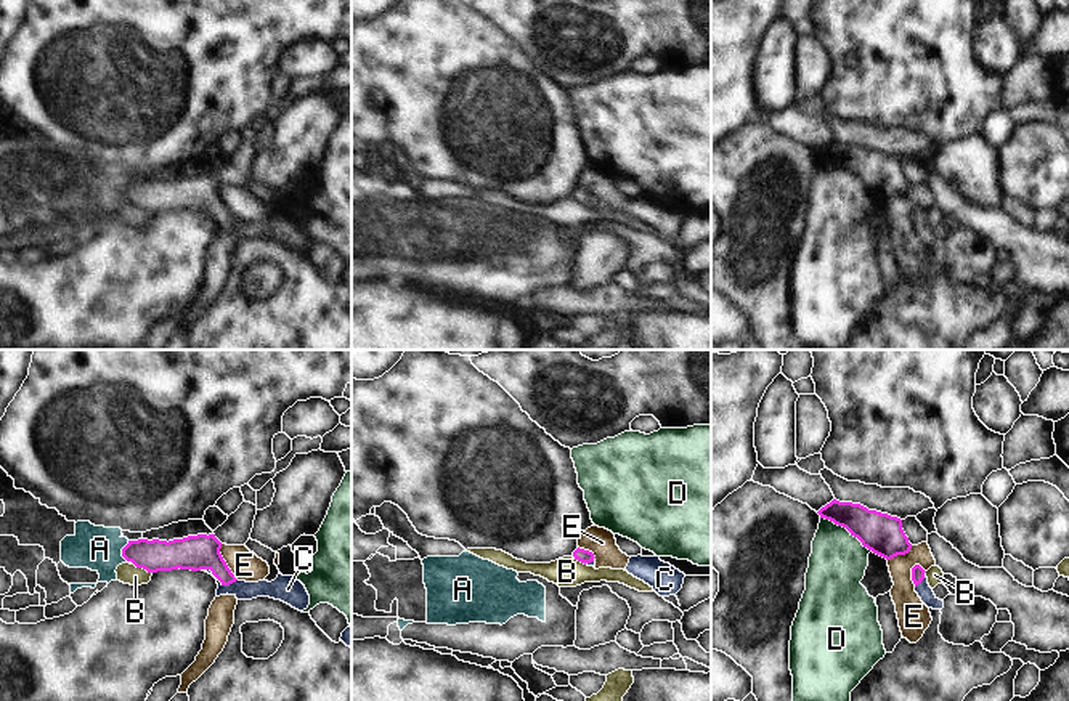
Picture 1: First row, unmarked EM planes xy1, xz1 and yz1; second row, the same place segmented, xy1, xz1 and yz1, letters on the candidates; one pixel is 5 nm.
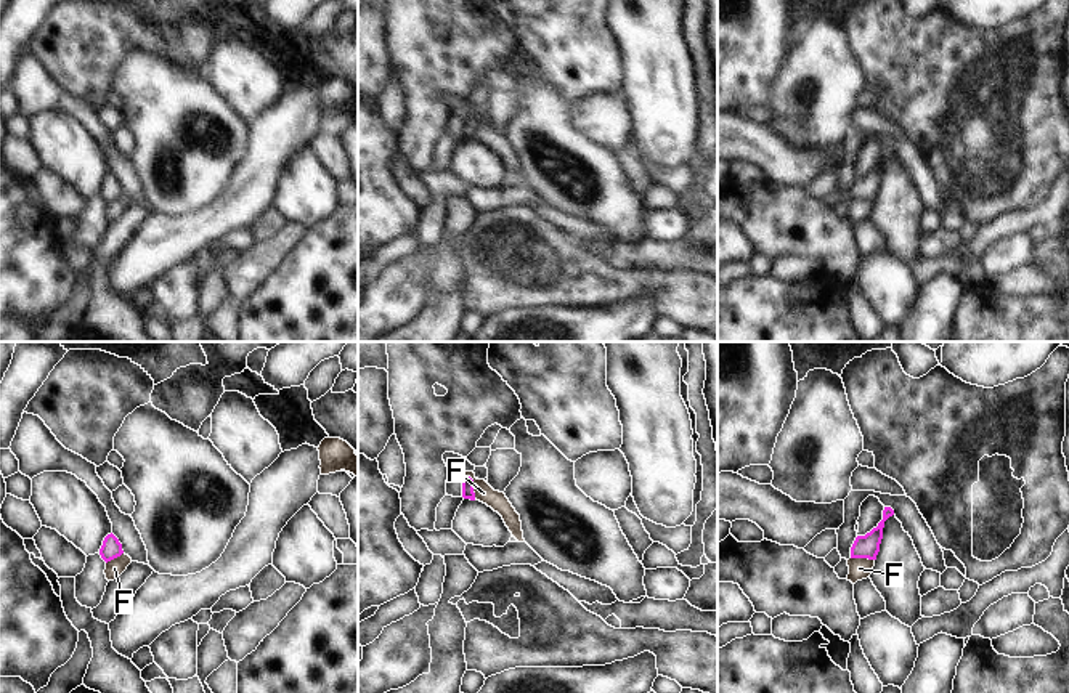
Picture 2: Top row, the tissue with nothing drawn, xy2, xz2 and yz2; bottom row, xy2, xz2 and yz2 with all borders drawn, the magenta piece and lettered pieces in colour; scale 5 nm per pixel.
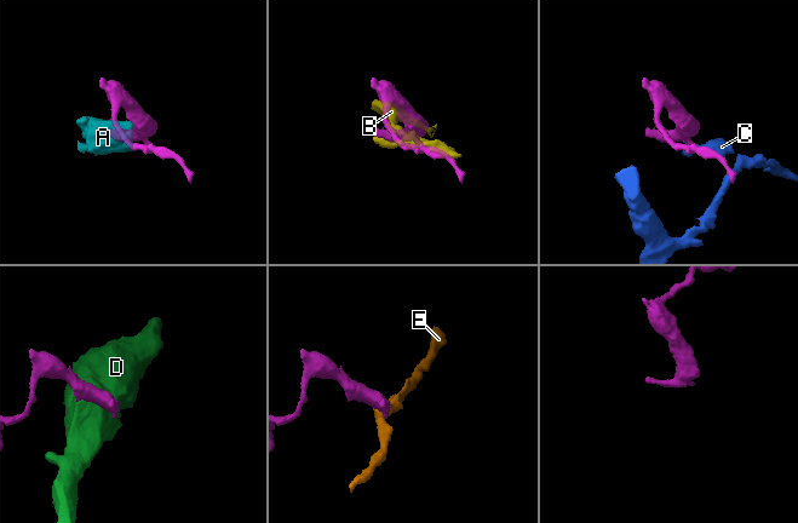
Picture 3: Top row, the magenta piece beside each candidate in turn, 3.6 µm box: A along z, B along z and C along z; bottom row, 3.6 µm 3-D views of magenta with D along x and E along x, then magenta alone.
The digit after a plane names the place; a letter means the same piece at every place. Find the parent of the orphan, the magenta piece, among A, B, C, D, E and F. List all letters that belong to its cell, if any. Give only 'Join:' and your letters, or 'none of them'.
Join: C

